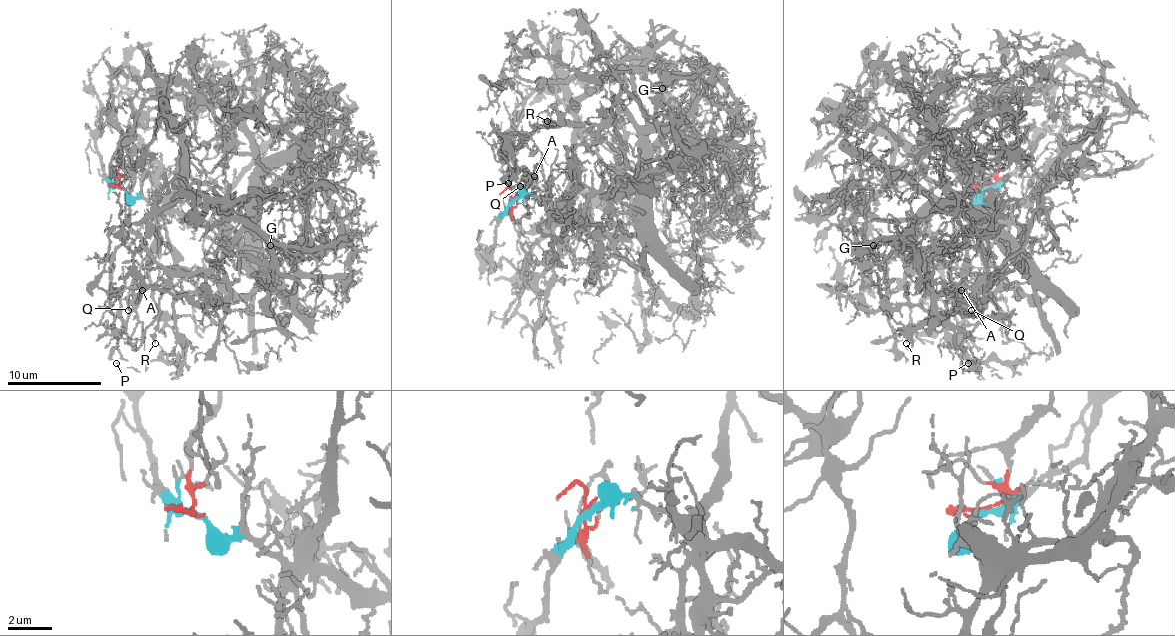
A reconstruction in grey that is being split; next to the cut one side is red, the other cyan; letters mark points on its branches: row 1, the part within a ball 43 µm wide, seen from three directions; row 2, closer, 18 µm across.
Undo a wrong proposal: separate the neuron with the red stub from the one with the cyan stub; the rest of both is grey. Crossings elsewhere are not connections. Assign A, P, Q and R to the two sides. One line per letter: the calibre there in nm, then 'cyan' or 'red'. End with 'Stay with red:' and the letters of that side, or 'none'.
A: 130 nm | cyan
P: 160 nm | cyan
Q: 140 nm | cyan
R: 240 nm | cyan
Stay with red: none

